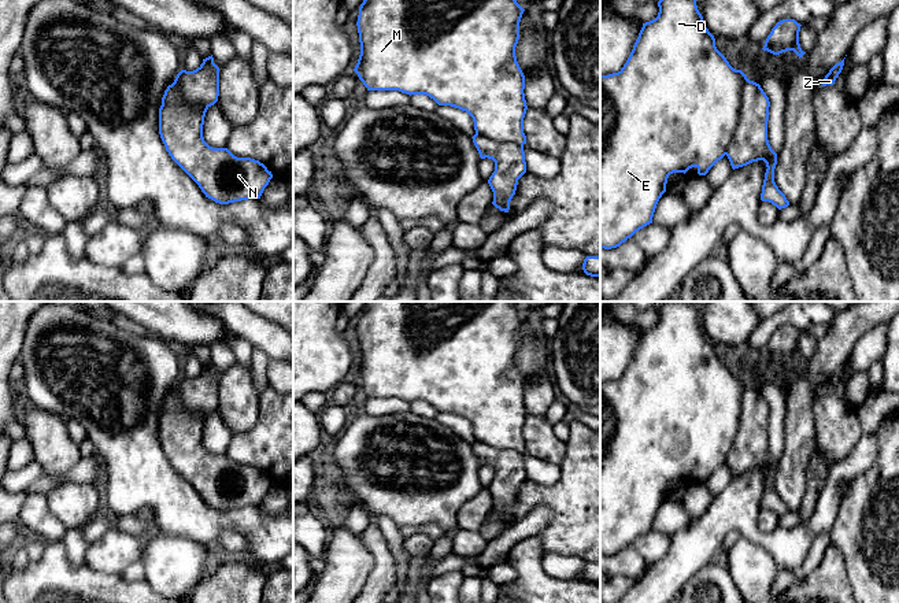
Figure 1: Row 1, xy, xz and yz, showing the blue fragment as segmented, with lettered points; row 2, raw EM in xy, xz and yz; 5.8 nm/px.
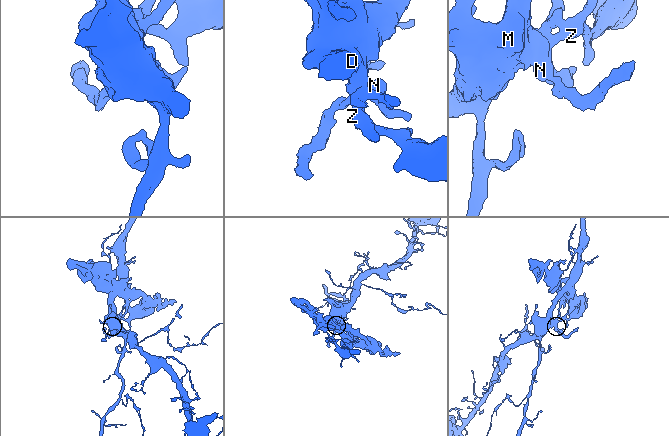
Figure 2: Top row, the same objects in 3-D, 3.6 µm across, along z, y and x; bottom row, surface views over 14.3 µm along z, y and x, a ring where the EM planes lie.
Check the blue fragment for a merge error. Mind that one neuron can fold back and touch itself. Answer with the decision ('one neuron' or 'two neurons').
two neurons

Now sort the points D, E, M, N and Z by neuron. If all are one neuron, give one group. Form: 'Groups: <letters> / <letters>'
Groups: D E M / N Z

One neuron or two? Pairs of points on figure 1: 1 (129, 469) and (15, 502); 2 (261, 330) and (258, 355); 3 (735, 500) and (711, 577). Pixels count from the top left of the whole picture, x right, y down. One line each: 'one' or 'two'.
1: two
2: two
3: two

